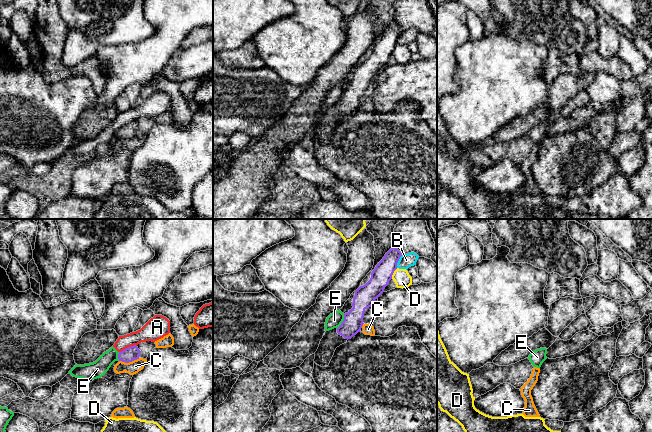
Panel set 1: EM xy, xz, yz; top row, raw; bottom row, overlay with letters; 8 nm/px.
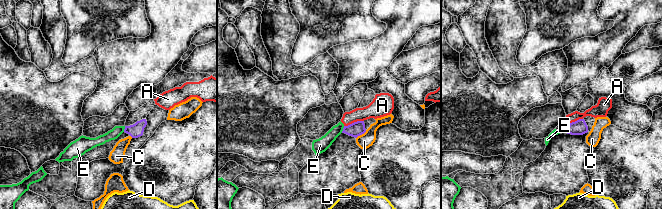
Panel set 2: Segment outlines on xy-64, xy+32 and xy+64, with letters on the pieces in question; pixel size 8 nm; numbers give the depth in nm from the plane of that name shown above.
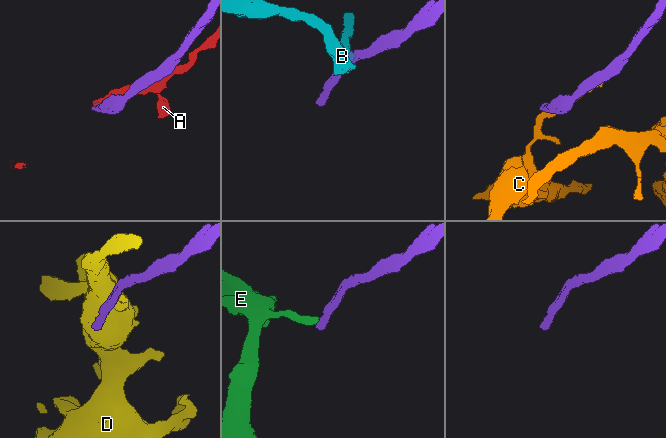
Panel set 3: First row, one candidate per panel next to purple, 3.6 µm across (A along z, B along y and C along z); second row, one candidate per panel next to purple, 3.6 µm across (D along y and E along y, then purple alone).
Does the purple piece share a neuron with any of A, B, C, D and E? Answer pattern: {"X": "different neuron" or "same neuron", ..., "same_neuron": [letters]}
{"A": "different neuron", "B": "different neuron", "C": "different neuron", "D": "different neuron", "E": "different neuron", "same_neuron": []}

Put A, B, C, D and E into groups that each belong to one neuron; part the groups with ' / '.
A E / B / C / D

